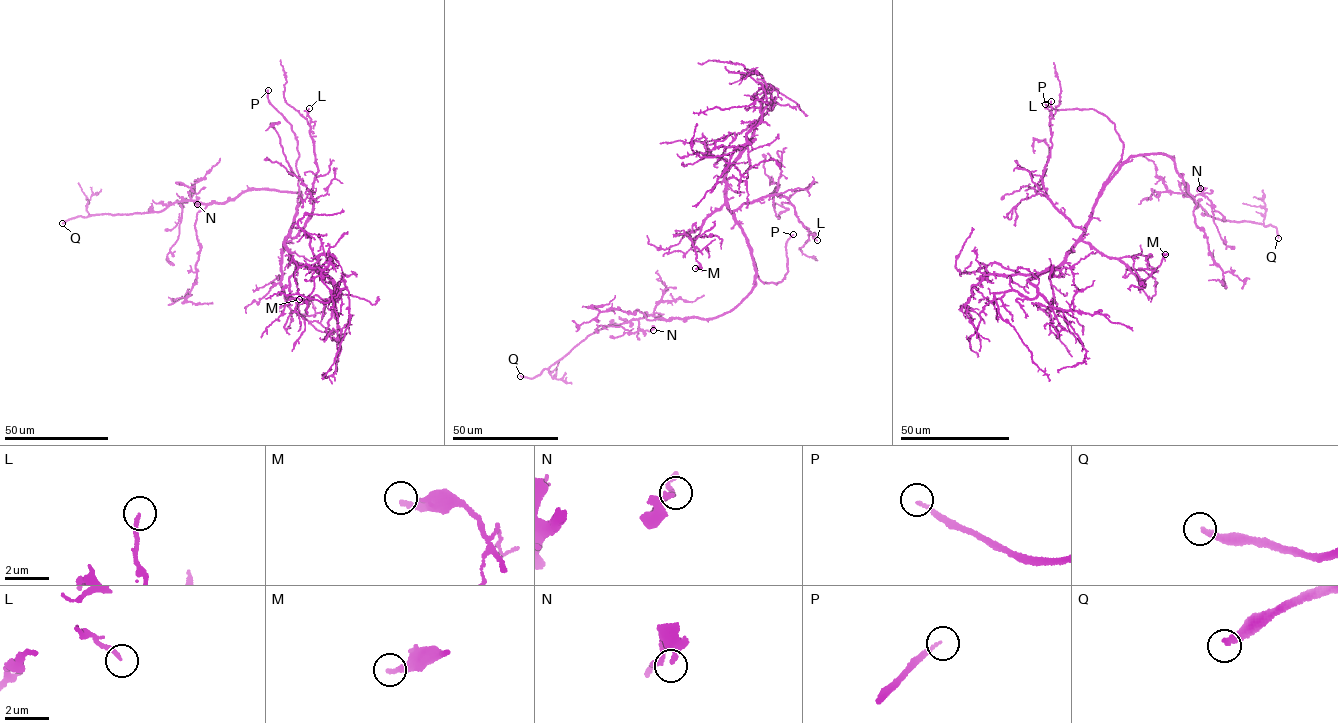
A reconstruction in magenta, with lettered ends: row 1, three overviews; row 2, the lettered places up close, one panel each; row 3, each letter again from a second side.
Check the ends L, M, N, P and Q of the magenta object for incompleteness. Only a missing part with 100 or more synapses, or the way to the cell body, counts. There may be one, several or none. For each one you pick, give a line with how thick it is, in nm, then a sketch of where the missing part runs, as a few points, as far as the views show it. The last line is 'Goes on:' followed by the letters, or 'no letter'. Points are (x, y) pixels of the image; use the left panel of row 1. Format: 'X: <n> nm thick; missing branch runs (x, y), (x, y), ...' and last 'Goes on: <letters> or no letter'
P: 130 nm thick; missing branch runs (268, 90), (290, 61)
Q: 280 nm thick
Goes on: P, Q

